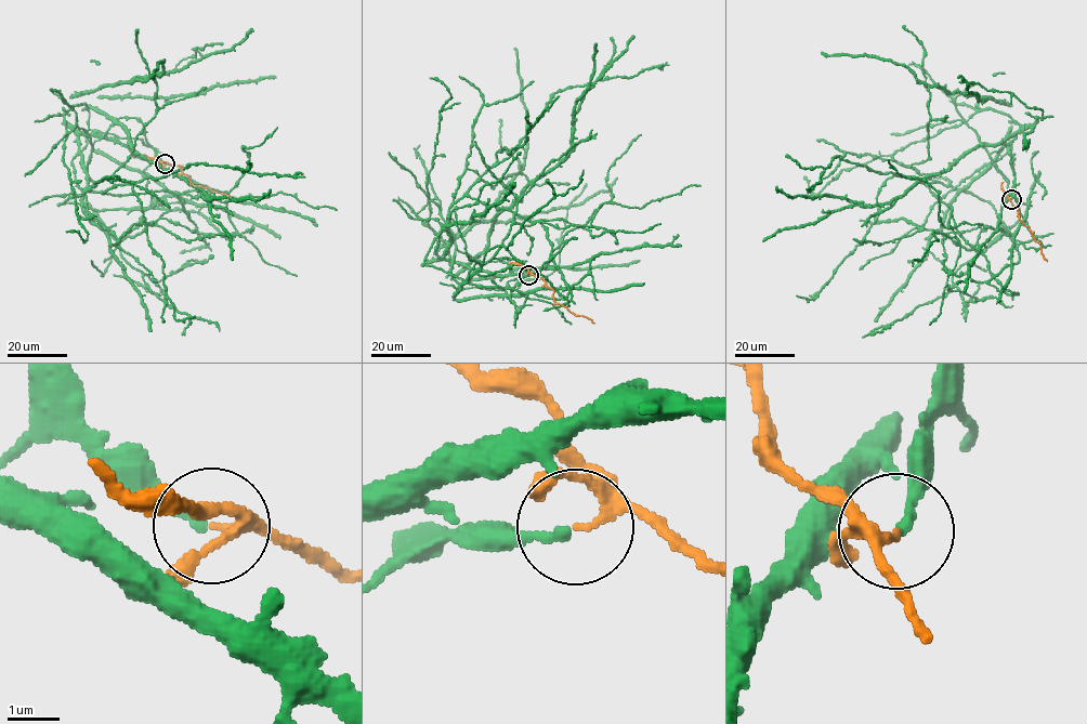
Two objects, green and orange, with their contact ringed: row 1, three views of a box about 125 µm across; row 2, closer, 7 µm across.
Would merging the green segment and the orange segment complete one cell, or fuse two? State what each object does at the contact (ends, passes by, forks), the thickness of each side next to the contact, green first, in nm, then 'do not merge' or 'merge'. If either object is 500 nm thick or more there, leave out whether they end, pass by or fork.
green ends | orange forks | 200/110 nm | do not merge

